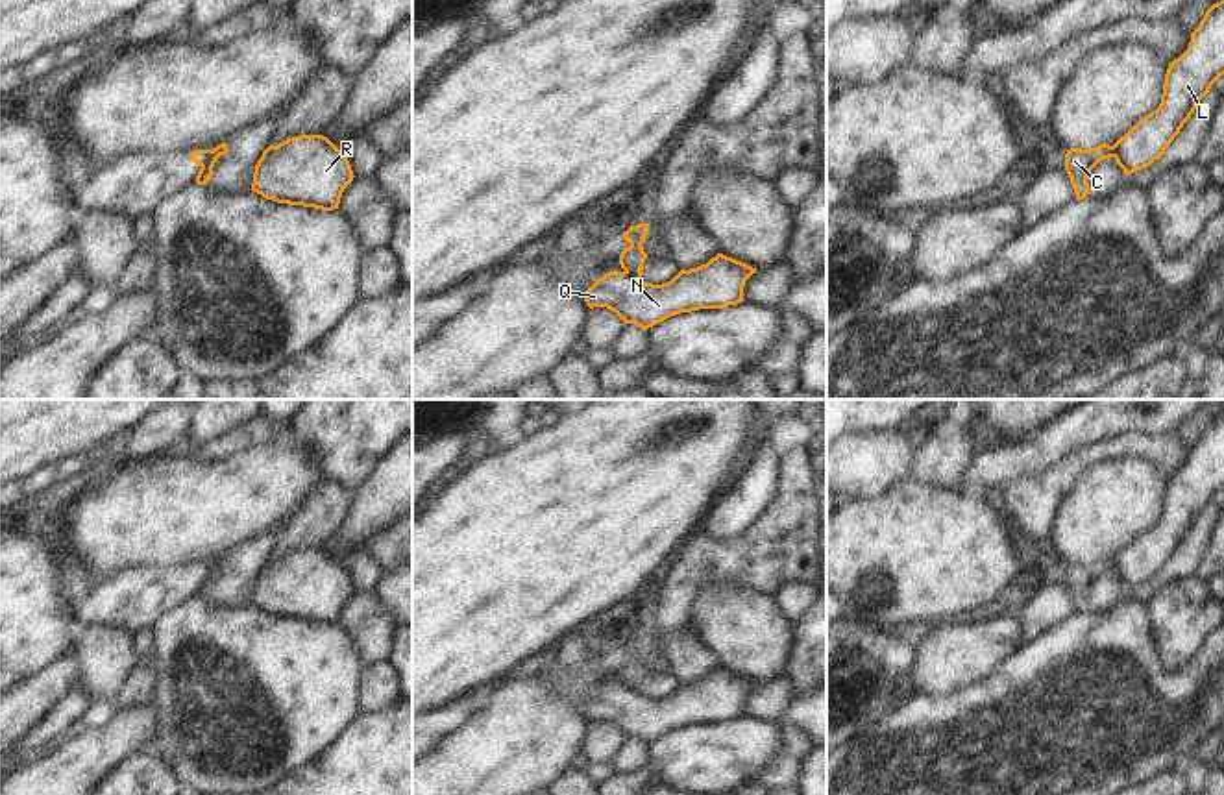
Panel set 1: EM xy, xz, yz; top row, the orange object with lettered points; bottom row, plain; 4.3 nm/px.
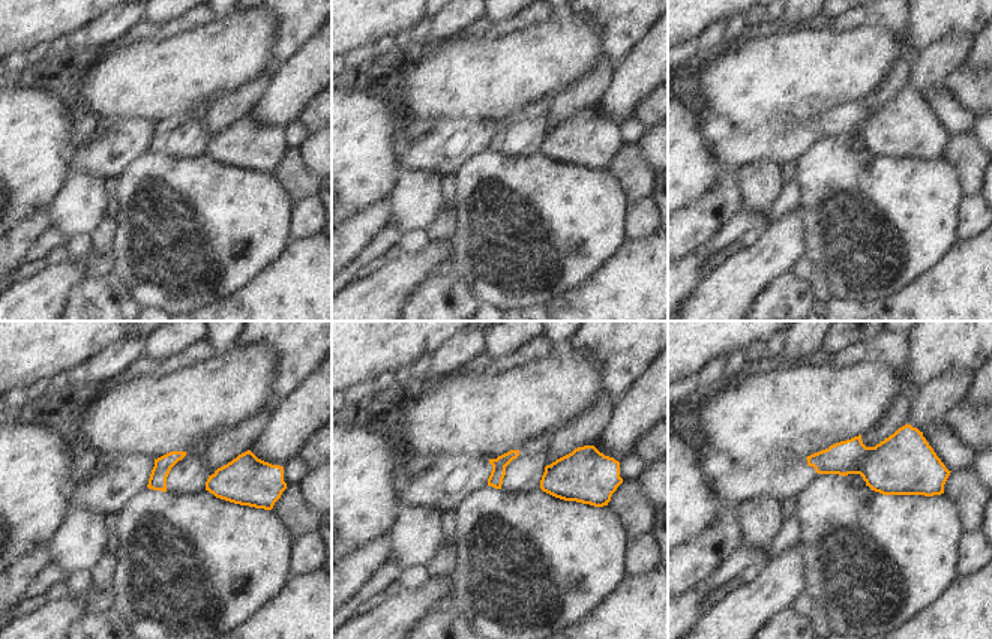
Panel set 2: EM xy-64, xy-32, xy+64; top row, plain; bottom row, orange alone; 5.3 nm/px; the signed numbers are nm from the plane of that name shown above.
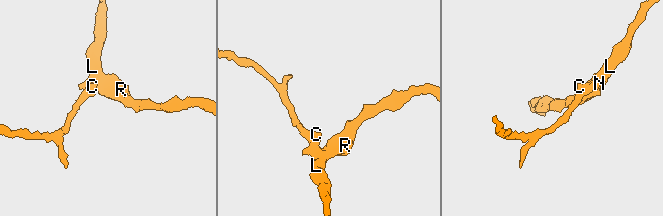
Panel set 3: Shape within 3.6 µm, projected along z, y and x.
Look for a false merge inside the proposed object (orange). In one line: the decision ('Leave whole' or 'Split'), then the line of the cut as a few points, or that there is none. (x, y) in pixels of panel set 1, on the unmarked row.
Split. Split along xz (625, 684), (640, 688).

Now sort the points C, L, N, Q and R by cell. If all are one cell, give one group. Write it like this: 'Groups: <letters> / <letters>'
Groups: C / L N Q R.

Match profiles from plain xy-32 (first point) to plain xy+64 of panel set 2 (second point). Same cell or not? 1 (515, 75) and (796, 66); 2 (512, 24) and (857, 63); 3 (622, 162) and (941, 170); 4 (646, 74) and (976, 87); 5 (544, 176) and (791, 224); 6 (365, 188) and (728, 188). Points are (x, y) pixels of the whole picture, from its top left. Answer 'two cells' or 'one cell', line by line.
1: one cell
2: two cells
3: two cells
4: two cells
5: two cells
6: two cells

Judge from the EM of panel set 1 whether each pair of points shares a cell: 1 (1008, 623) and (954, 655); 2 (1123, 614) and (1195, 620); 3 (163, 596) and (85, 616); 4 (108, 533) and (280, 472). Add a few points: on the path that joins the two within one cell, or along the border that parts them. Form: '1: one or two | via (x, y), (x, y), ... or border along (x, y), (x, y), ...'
1: one | via (995, 636), (967, 653)
2: two | border along (1149, 603), (1152, 636), (1162, 659)
3: one | via (145, 596), (104, 605)
4: one | via (150, 513), (196, 513), (237, 498)

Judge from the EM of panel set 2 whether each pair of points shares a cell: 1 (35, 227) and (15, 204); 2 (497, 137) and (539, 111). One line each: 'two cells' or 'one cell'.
1: two cells
2: one cell

